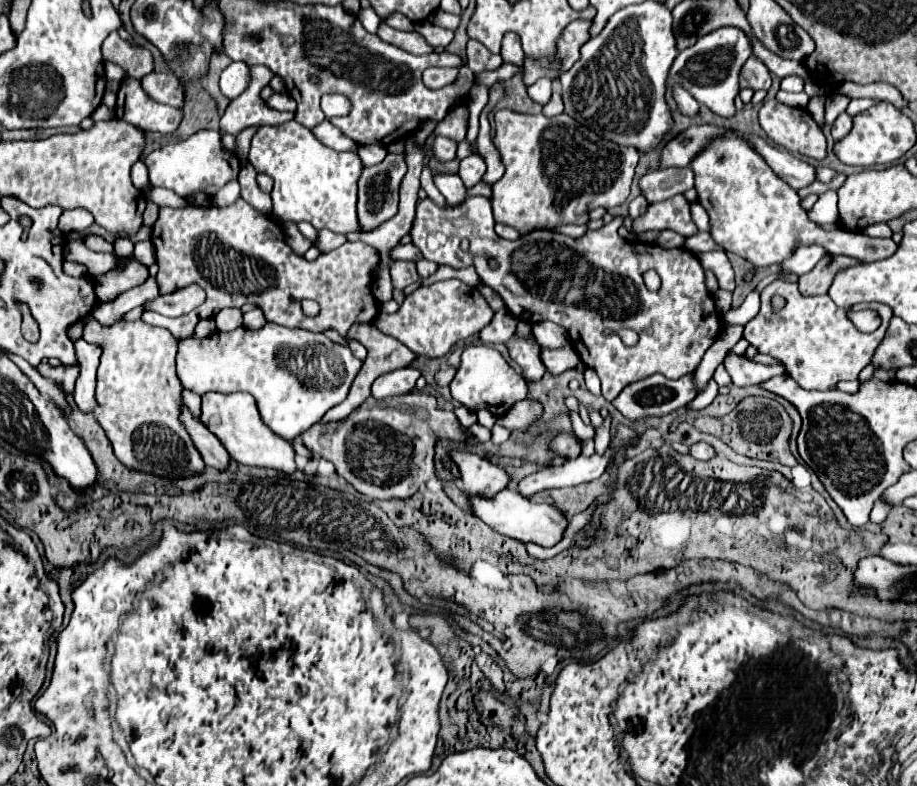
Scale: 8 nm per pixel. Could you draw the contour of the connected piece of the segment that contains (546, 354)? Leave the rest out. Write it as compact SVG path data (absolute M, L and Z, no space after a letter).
M567 344L559 350L543 350L541 348L541 358L543 358L543 366L549 374L561 374L567 370L573 370L581 362L579 354L575 354L575 348L571 344Z

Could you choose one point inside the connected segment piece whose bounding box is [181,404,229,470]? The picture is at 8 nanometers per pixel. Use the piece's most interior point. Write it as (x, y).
(211, 450)

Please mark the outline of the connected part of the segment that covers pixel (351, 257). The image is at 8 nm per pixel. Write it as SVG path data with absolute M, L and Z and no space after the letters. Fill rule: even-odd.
M239 198L231 206L195 206L189 204L185 208L159 208L159 218L153 226L151 242L157 252L157 282L159 282L159 294L171 294L183 286L199 284L207 292L207 300L203 306L193 310L187 316L181 318L165 318L157 312L145 312L143 322L151 326L167 328L175 338L183 340L193 334L195 326L203 318L213 318L223 308L241 308L243 304L255 304L261 308L267 316L267 322L275 322L287 328L303 328L311 330L315 334L325 330L335 330L343 338L347 336L347 330L355 324L371 324L377 316L377 302L371 292L373 274L379 264L379 252L365 242L345 242L337 250L331 250L329 254L321 254L319 260L307 262L303 256L297 256L291 246L285 240L285 232L281 226L277 226L275 220L267 218L267 214L257 212L251 204L247 204L243 198ZM301 300L315 300L321 308L319 316L307 318L301 310Z

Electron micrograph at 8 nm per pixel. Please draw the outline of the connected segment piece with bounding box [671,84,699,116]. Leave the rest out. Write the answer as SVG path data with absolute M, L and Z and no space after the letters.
M671 84L671 88L673 88L673 98L679 104L679 110L685 116L695 116L699 112L699 102L685 88L681 88L679 84Z

